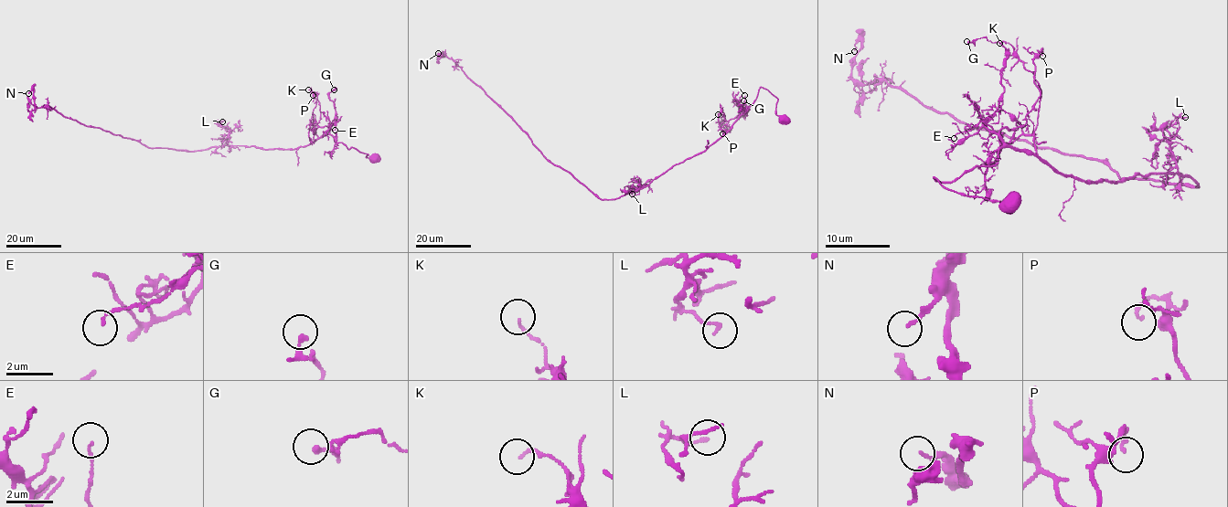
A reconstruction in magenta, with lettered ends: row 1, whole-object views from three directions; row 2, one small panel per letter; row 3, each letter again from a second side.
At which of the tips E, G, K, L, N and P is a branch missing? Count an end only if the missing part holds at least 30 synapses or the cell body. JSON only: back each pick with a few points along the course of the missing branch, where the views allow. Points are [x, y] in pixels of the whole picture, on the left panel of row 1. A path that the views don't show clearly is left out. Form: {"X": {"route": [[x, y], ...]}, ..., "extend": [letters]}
{"extend": []}

